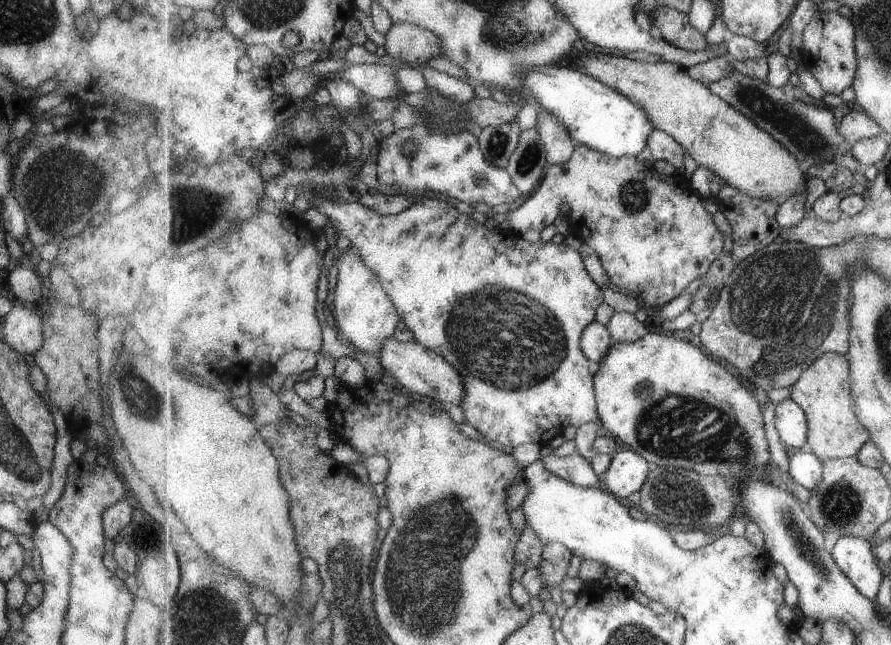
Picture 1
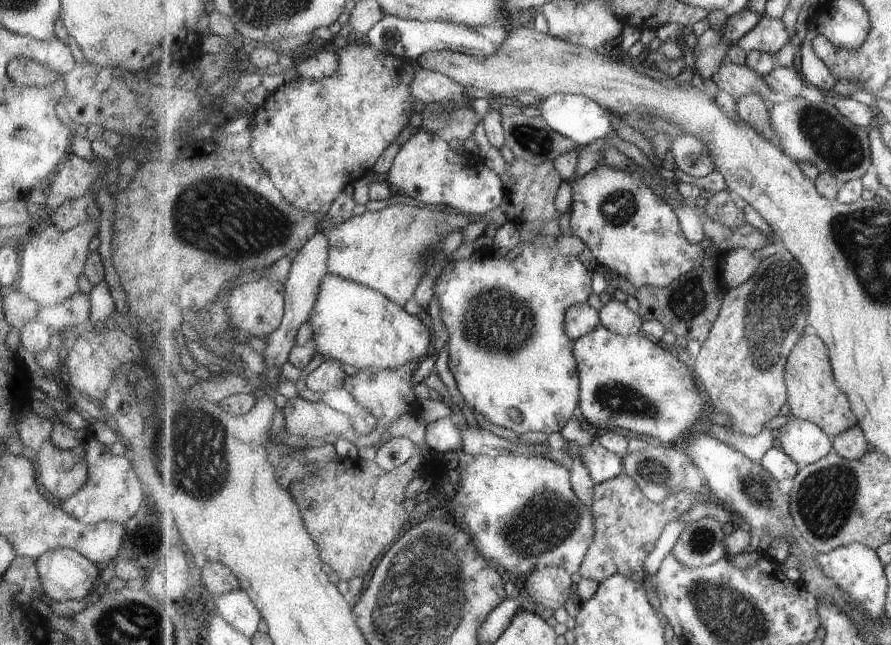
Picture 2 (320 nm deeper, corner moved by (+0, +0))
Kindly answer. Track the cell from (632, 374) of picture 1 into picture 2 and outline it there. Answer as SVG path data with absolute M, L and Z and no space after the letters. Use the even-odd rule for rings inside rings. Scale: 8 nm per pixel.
M588 302L570 306L566 312L566 331L574 341L574 355L578 360L580 374L579 407L585 422L593 424L603 430L630 430L637 434L645 434L650 442L667 446L685 444L689 435L697 428L699 418L705 423L703 412L711 408L705 394L695 388L693 372L689 372L687 364L677 360L669 350L653 342L653 338L645 338L643 332L636 335L618 335L602 325L599 311Z

